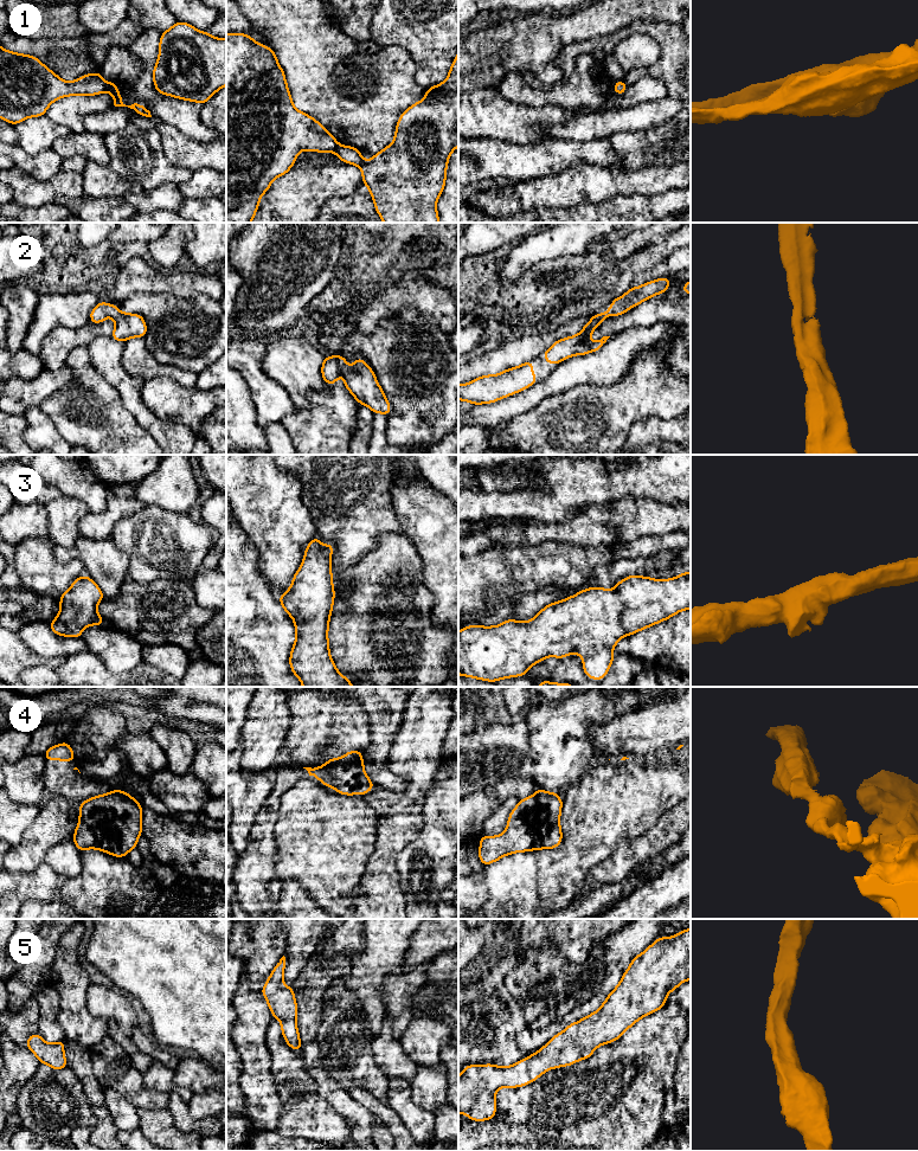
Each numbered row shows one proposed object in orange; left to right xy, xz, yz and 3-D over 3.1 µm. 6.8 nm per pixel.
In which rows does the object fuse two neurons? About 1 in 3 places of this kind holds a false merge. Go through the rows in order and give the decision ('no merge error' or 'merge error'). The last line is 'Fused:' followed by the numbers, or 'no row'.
1: merge error
2: no merge error
3: no merge error
4: merge error
5: no merge error
Fused: 1, 4

